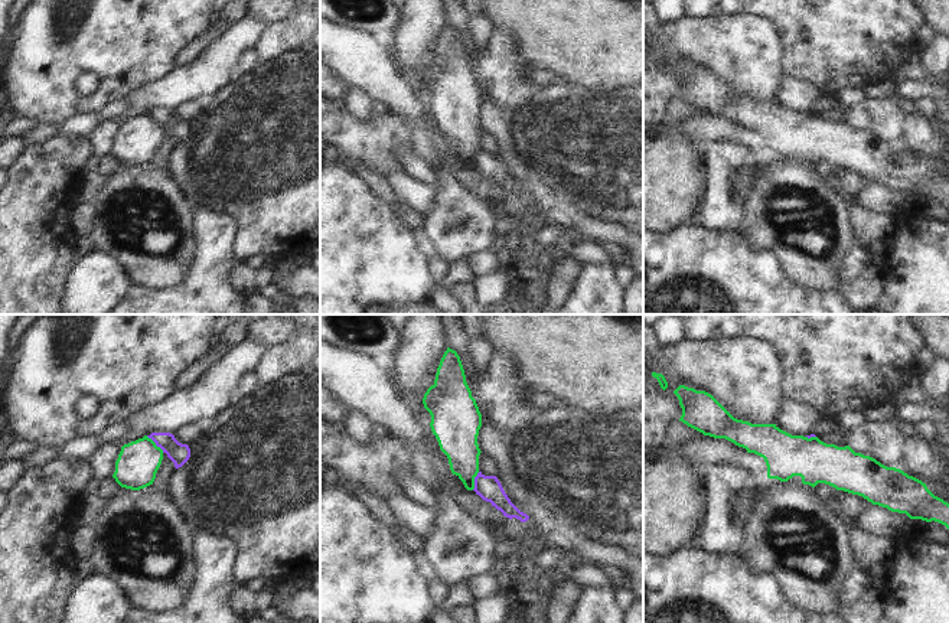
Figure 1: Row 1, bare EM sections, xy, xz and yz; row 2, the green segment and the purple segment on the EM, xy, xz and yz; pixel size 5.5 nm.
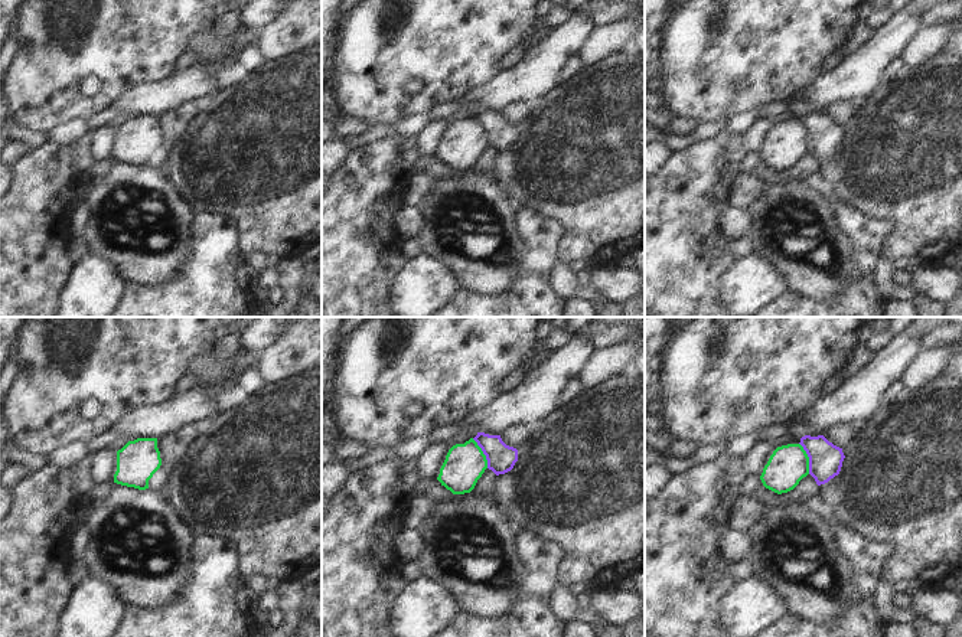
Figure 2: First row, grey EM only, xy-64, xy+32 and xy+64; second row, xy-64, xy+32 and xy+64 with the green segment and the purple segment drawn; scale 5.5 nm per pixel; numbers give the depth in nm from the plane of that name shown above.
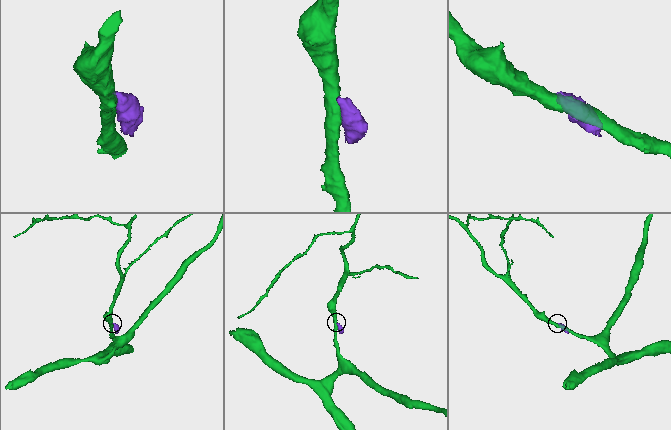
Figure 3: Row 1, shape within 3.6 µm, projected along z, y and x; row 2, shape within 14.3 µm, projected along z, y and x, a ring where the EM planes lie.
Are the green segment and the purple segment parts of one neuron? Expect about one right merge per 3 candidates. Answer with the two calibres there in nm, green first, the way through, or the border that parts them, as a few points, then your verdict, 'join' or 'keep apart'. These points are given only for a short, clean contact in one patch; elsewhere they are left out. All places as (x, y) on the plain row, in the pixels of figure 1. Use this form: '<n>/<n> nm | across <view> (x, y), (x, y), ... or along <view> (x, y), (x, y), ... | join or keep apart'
240/120 nm | keep apart

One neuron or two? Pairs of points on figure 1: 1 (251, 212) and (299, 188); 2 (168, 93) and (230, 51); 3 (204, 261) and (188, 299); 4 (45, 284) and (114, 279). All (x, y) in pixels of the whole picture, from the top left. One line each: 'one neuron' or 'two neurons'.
1: one neuron
2: one neuron
3: one neuron
4: two neurons

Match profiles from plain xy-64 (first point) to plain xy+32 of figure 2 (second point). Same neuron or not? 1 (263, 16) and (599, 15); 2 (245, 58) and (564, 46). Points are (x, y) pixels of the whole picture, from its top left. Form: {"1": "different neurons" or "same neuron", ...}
{"1": "same neuron", "2": "different neurons"}

